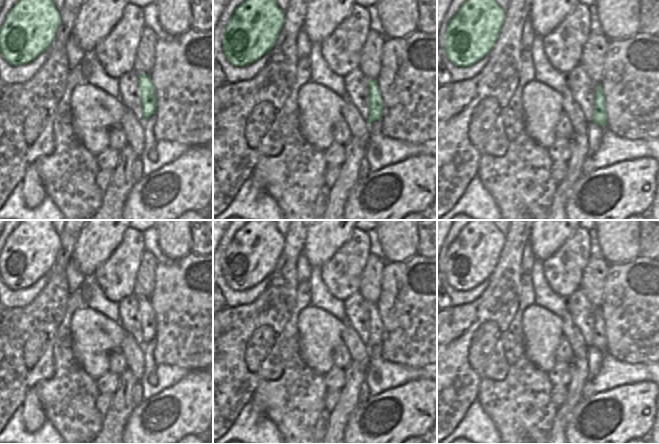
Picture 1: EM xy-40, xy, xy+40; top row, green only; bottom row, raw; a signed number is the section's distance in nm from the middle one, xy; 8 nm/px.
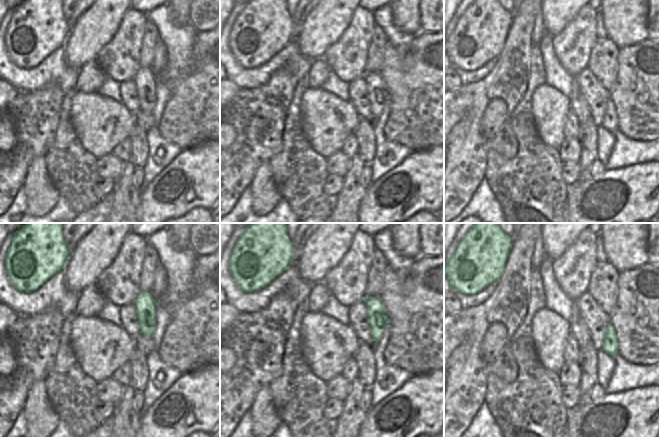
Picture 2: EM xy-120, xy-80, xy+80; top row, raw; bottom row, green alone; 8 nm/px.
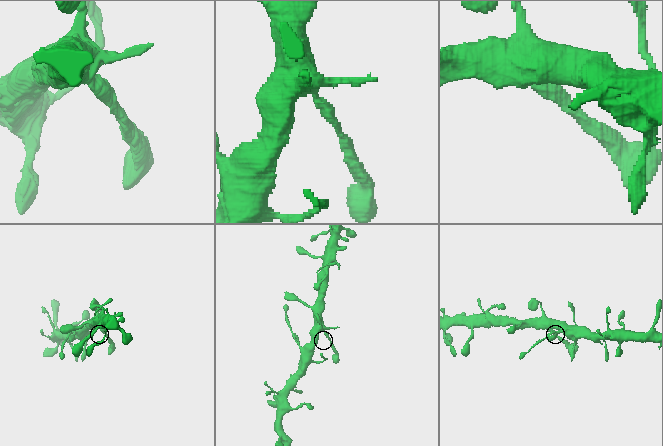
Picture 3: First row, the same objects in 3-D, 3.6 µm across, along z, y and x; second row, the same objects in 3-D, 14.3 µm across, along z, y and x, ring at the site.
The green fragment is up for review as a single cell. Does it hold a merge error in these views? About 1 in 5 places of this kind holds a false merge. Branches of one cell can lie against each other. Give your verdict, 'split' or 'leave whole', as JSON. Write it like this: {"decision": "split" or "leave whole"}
{"decision": "leave whole"}

